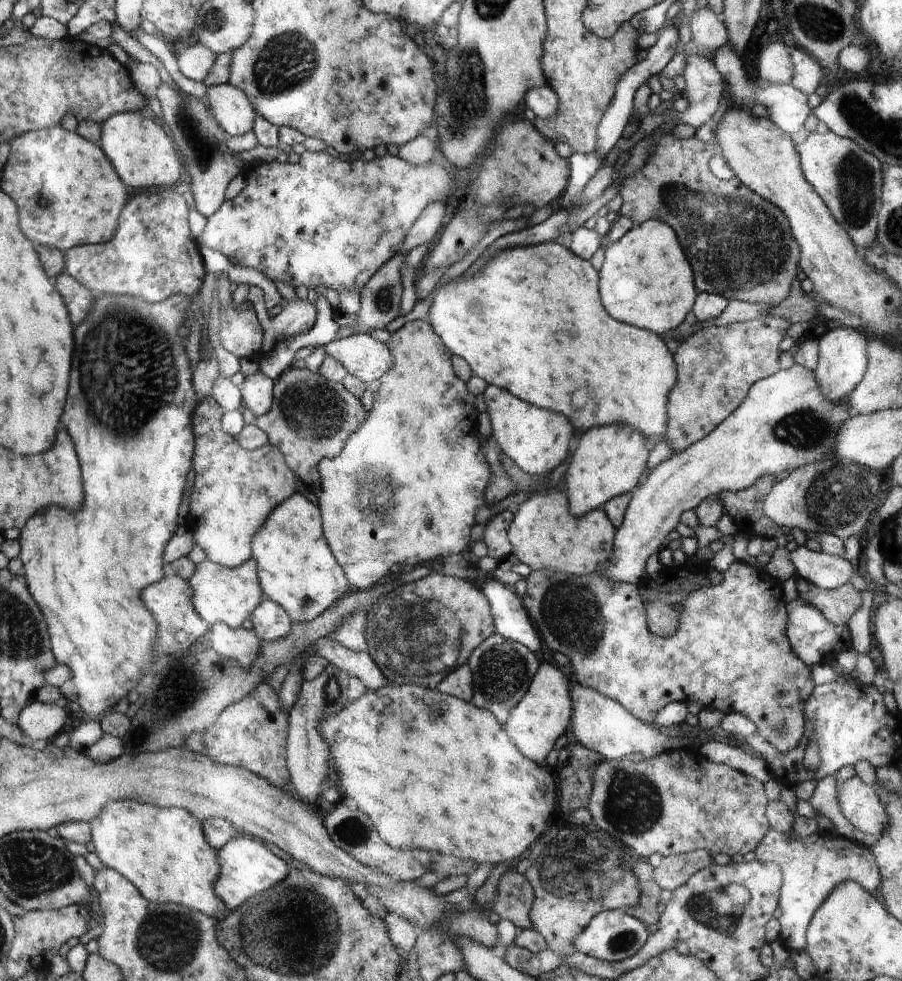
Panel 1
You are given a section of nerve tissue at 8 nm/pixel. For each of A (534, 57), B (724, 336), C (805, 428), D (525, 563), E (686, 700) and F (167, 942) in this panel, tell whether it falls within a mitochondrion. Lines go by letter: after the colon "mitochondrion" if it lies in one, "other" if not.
A: other
B: other
C: mitochondrion
D: other
E: other
F: mitochondrion

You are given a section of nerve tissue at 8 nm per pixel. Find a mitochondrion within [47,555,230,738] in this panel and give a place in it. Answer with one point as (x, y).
(209, 674)

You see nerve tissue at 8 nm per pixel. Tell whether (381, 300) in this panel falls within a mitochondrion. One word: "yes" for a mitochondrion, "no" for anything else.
yes

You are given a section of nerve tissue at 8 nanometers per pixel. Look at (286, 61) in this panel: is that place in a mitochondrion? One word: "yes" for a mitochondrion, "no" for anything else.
yes

